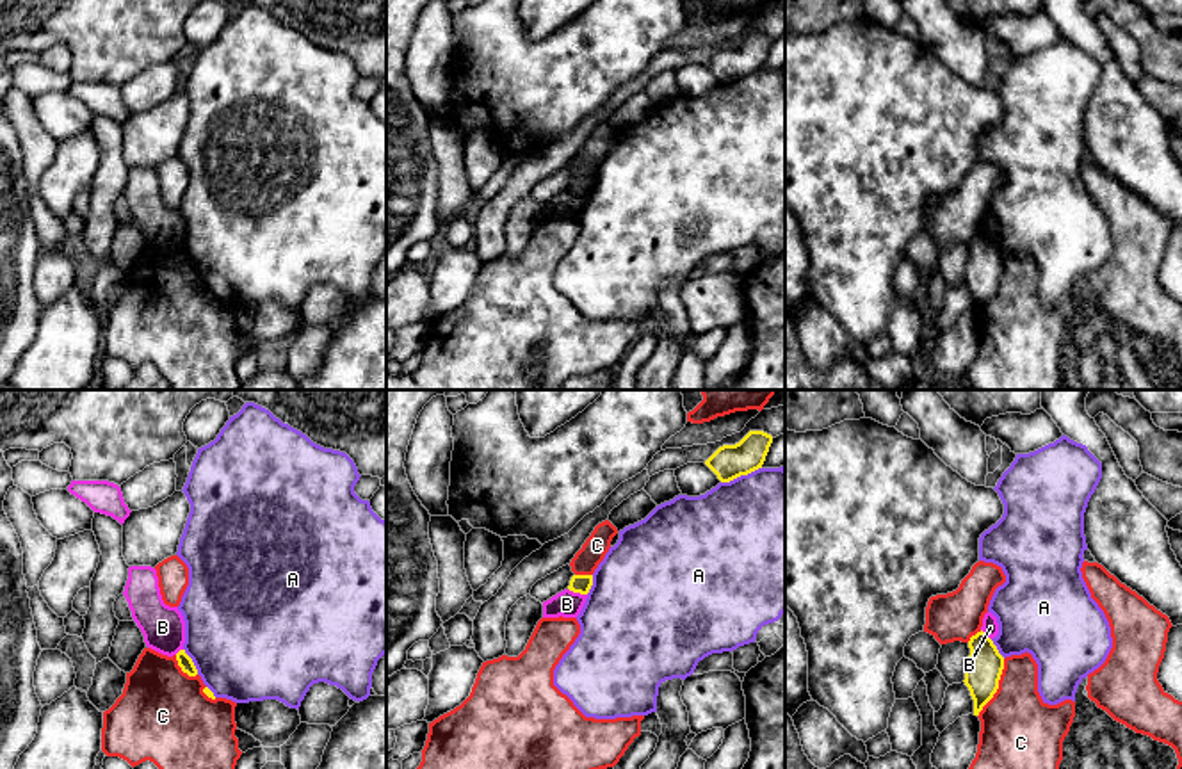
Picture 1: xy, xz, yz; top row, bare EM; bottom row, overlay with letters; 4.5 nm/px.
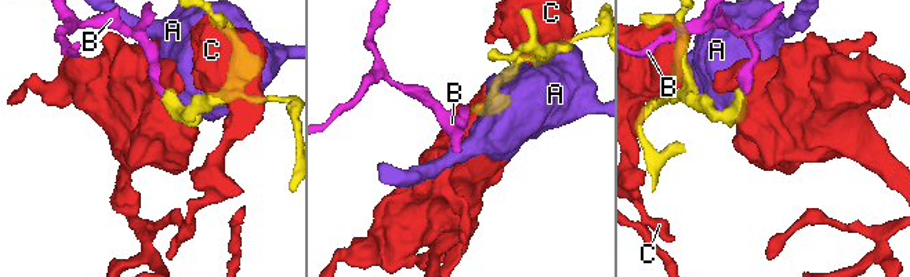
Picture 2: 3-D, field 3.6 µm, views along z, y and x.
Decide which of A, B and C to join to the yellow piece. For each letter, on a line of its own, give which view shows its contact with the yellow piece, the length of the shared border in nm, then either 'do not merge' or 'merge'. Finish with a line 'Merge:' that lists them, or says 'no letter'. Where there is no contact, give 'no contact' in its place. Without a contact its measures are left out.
A: xz | 200 nm | do not merge
B: xz | 90 nm | do not merge
C: yz | 300 nm | do not merge
Merge: no letter

